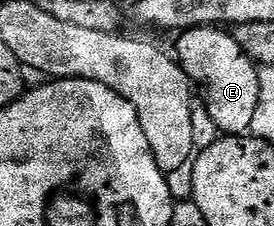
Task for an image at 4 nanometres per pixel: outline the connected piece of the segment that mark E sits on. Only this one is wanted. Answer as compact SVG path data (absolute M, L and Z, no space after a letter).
M209 26L186 28L177 36L174 59L198 89L199 99L214 118L214 126L224 136L251 133L254 110L258 108L258 68L238 46L235 35L223 27Z

